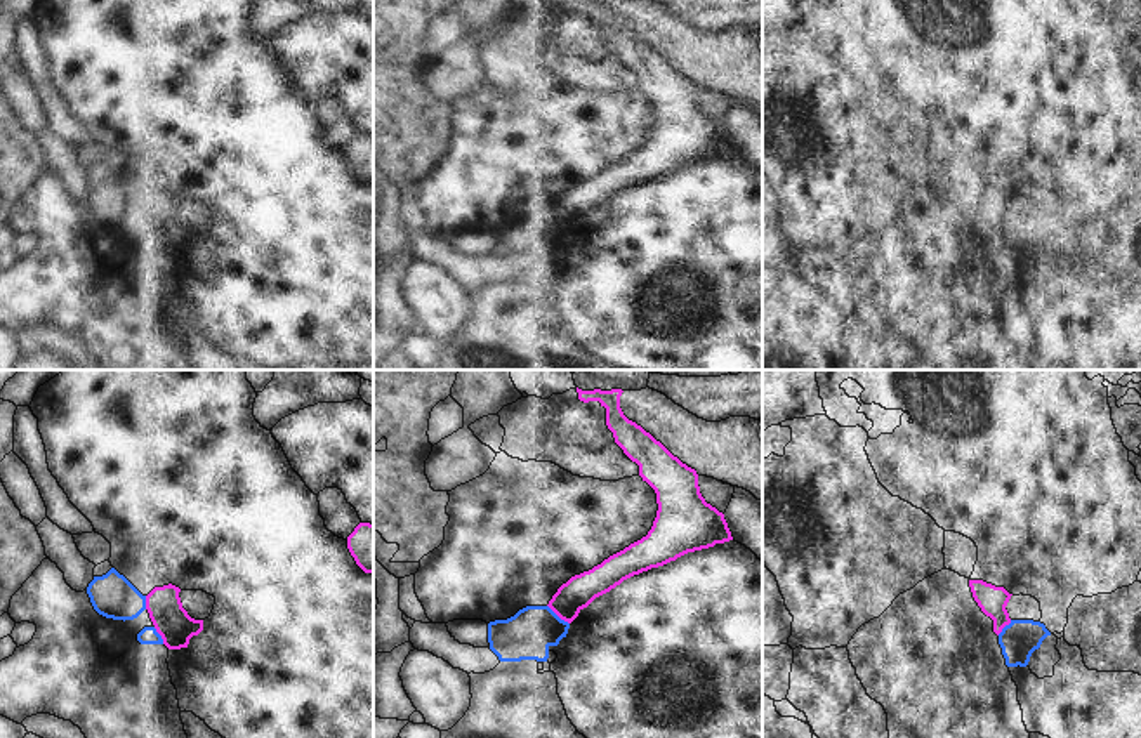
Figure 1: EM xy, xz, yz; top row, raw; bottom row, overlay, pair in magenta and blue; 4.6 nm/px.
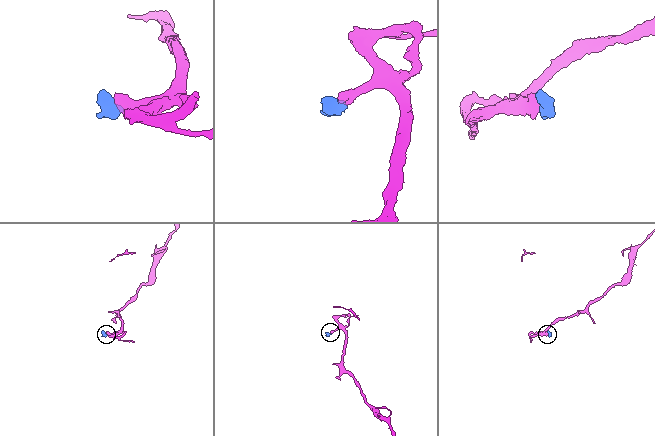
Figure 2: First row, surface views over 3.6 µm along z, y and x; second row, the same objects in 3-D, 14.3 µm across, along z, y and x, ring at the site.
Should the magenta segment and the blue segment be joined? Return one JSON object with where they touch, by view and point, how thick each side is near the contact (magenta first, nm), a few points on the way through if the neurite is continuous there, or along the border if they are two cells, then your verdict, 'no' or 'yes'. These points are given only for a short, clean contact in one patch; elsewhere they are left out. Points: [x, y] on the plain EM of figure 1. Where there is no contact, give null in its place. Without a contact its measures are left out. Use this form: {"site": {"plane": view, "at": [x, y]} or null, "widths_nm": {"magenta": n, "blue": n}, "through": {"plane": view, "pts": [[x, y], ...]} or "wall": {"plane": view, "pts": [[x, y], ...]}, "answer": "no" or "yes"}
{"site": {"plane": "xz", "at": [558, 226]}, "widths_nm": {"magenta": 150, "blue": 220}, "wall": {"plane": "xz", "pts": [[547, 216], [568, 235]]}, "answer": "no"}

